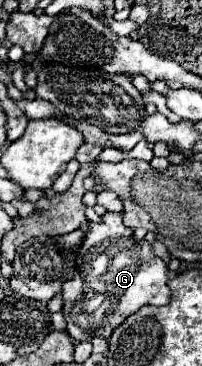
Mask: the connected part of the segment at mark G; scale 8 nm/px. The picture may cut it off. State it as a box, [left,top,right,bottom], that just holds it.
[62,212,168,342]

